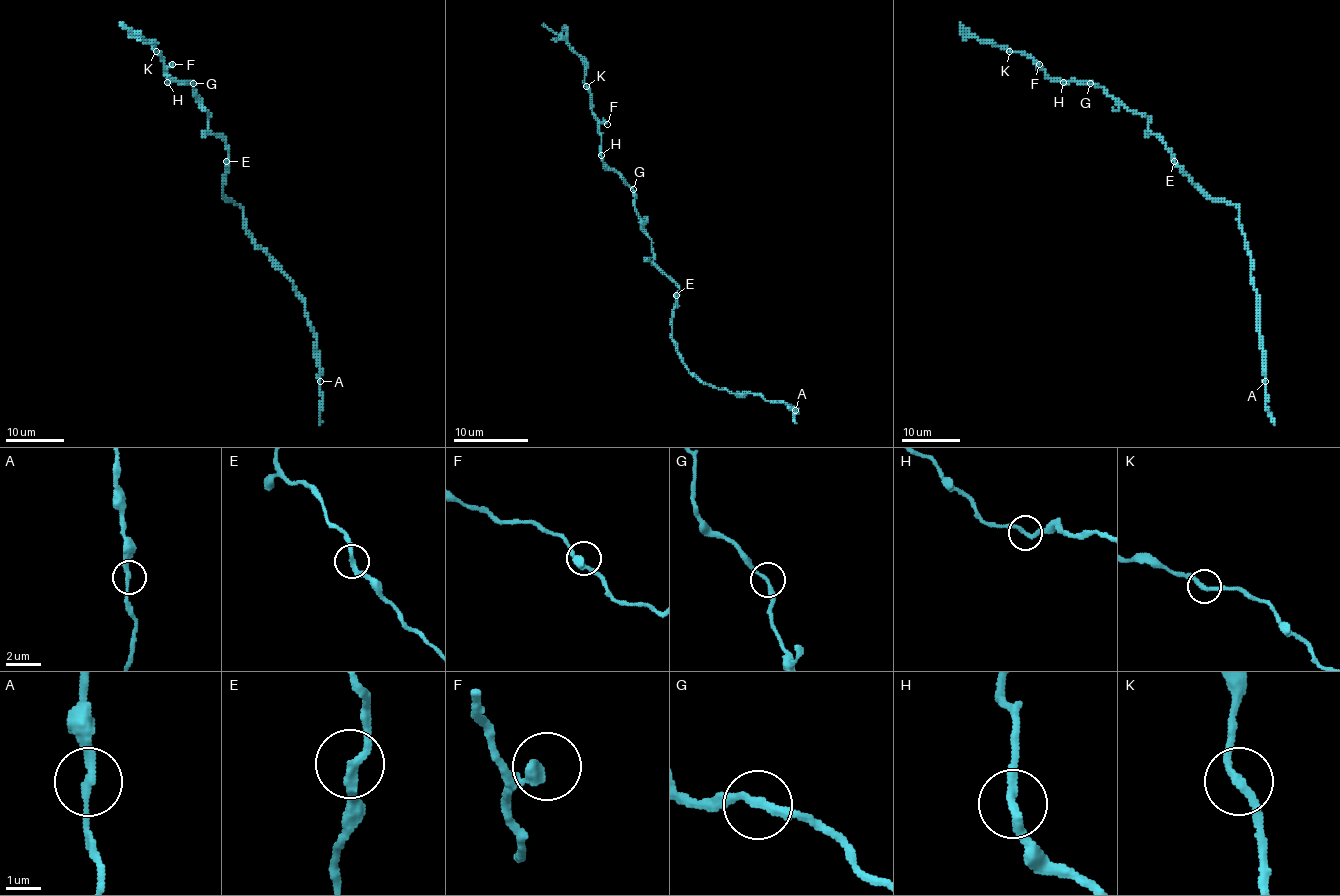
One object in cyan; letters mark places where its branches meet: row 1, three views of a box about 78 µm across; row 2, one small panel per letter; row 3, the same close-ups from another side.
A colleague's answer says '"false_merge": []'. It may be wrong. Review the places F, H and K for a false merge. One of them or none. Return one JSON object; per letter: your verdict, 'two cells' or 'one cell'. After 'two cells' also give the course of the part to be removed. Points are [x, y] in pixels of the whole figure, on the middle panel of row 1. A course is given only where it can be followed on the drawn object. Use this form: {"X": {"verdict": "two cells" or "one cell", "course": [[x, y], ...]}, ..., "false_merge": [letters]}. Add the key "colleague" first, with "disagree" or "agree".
{"colleague": "agree", "F": {"verdict": "one cell"}, "H": {"verdict": "one cell"}, "K": {"verdict": "one cell"}, "false_merge": []}

